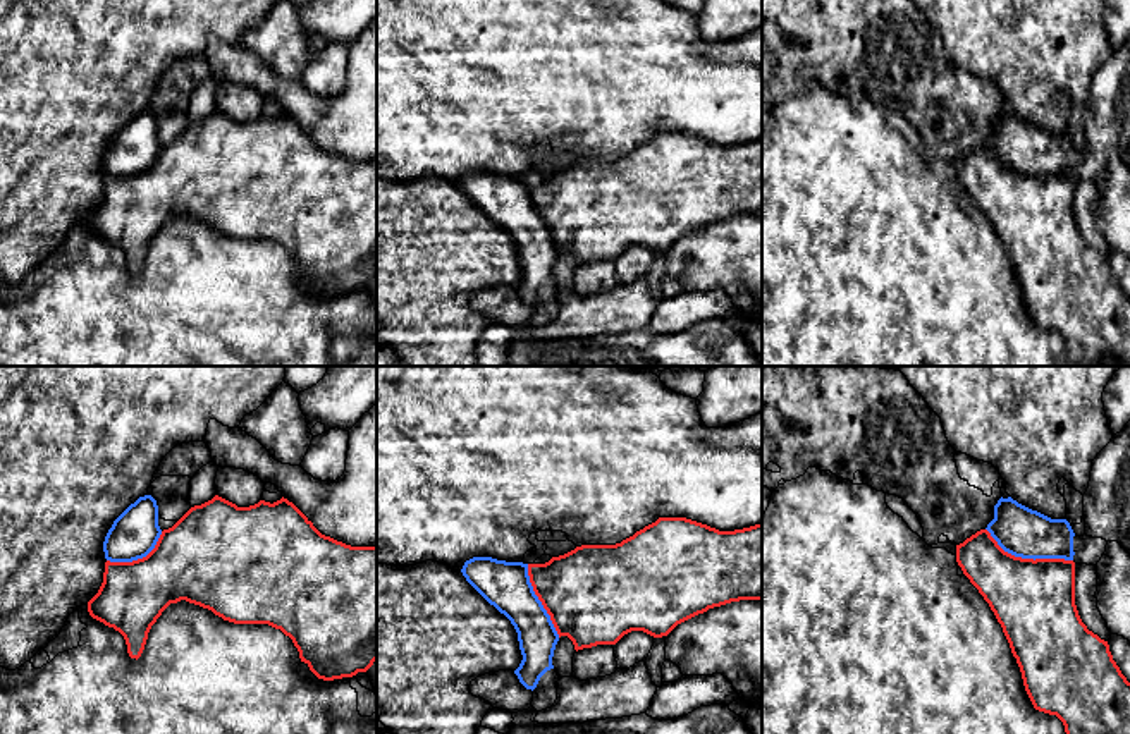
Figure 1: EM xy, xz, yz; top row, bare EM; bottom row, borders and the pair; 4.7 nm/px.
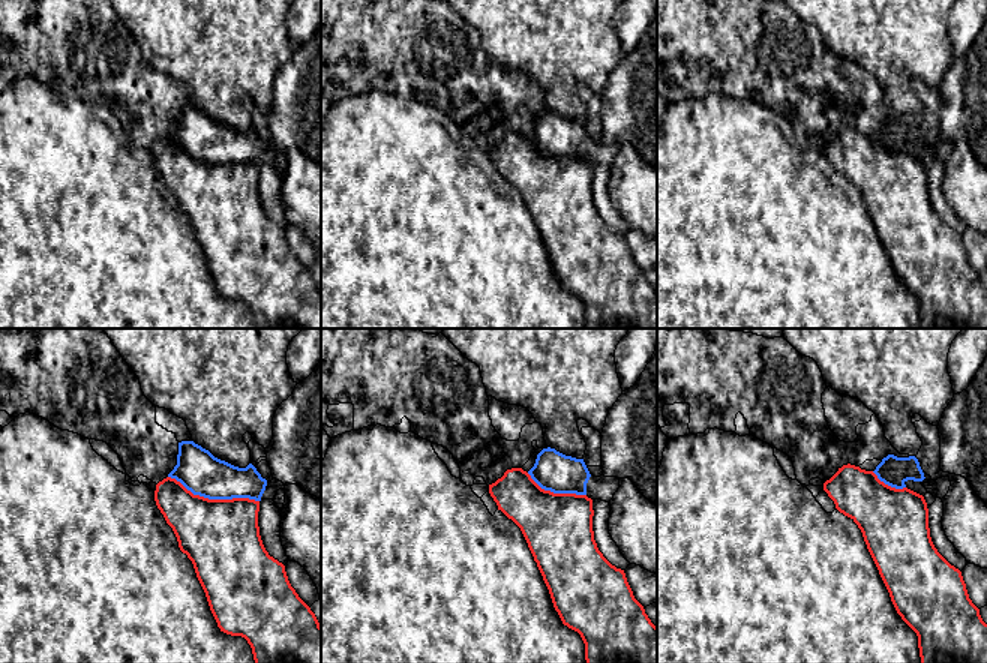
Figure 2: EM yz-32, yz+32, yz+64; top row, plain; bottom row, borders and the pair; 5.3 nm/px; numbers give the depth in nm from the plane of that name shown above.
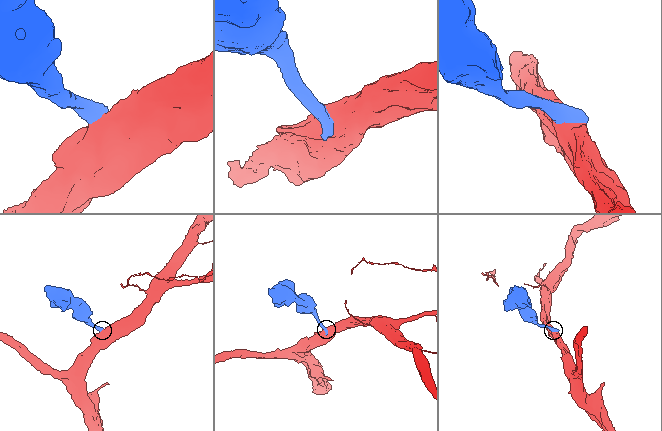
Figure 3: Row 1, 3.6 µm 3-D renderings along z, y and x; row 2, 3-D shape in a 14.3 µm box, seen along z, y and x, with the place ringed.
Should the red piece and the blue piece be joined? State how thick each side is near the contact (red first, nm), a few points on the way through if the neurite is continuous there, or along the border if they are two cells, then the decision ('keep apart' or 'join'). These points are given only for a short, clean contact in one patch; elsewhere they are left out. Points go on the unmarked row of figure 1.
380/220 nm | keep apart

